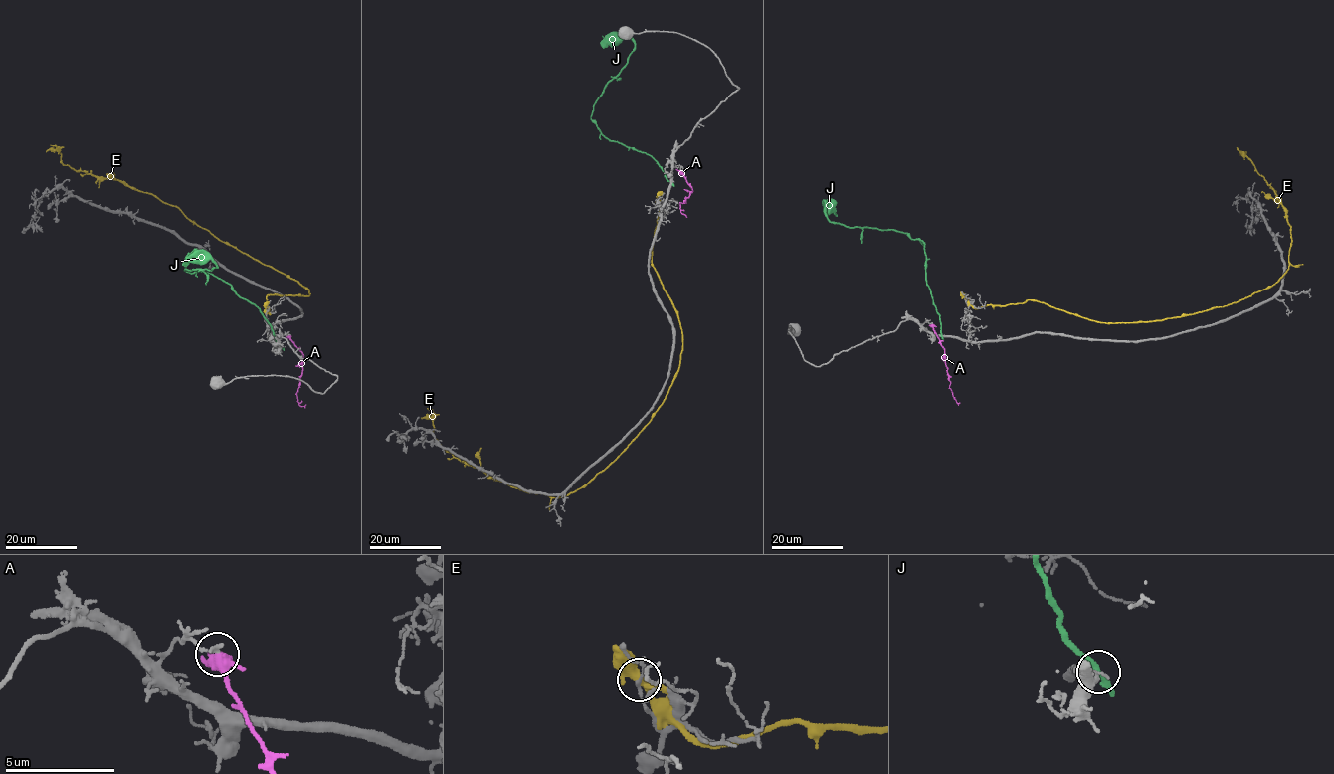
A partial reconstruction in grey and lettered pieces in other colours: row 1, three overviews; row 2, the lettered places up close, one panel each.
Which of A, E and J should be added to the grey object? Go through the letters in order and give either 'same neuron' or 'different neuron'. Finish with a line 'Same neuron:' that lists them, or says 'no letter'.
A: different neuron
E: different neuron
J: different neuron
Same neuron: no letter

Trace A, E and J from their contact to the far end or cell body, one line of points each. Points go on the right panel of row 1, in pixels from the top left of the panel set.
A: (931, 324), (944, 349), (950, 389), (960, 403)
E: (965, 297), (981, 308), (1036, 300), (1129, 322), (1227, 306), (1272, 285), (1288, 269), (1287, 212), (1237, 147)
J: (941, 335), (939, 315), (925, 276), (923, 242), (907, 233), (832, 222), (825, 210), (835, 214)

